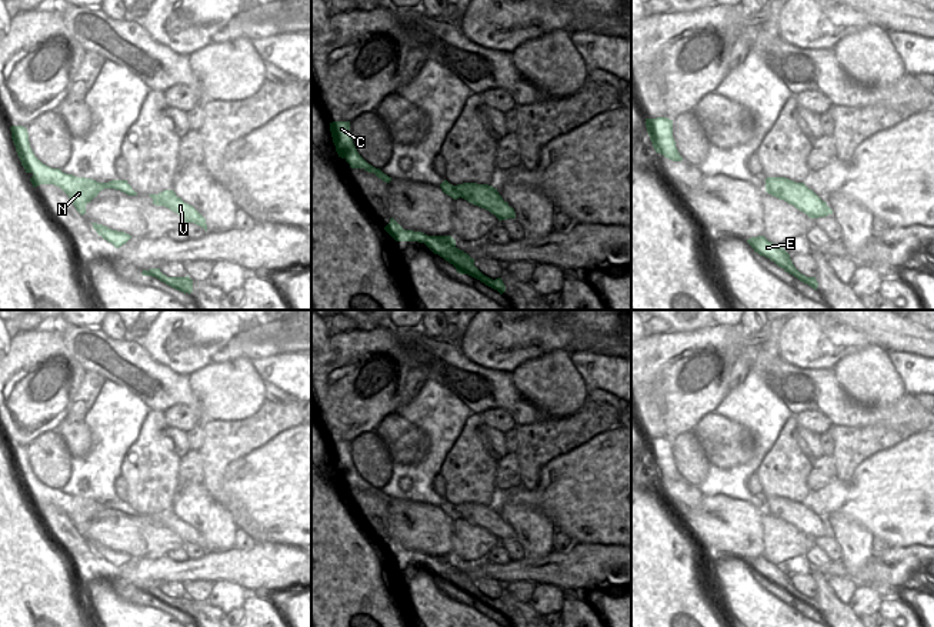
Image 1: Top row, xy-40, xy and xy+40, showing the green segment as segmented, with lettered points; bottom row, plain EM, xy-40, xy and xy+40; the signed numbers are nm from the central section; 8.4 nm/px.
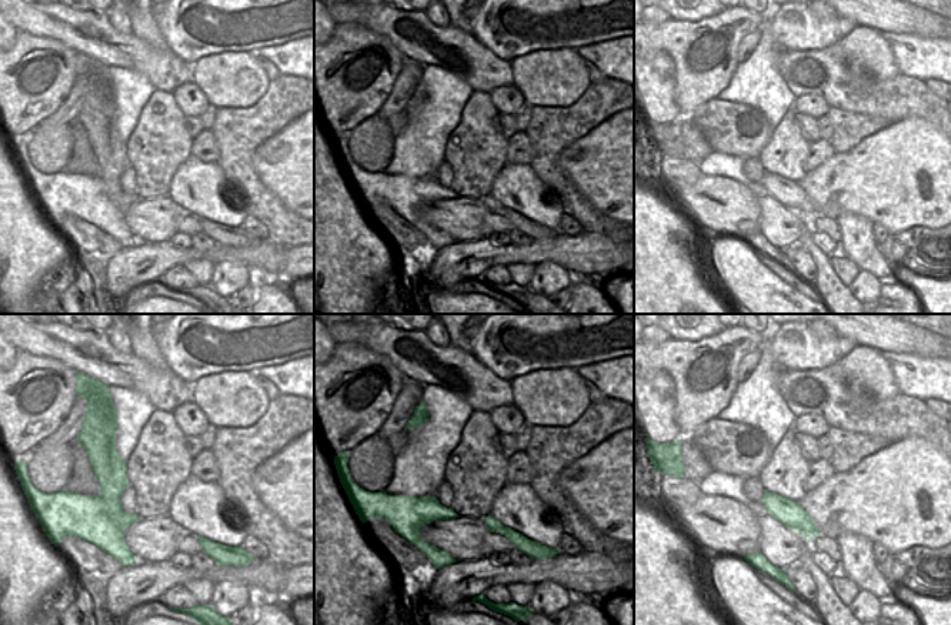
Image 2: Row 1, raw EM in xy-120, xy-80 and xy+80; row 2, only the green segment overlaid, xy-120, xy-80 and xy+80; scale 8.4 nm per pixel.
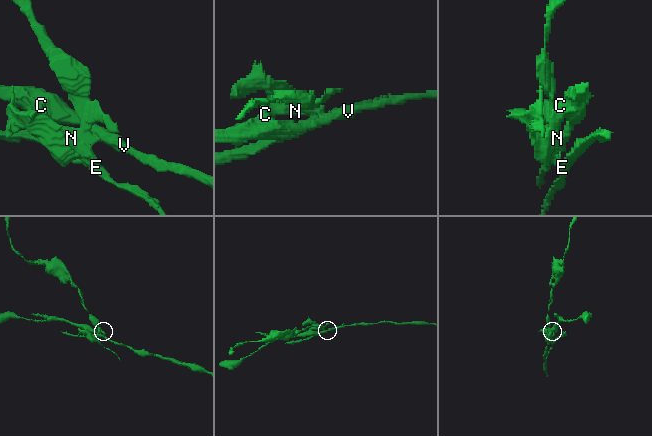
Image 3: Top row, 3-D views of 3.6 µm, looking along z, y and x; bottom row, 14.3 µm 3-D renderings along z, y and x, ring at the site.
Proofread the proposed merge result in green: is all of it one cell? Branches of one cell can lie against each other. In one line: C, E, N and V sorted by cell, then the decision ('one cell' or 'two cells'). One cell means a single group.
C E N / V; two cells

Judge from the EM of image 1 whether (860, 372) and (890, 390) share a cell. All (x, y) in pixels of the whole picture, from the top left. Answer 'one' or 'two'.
one

